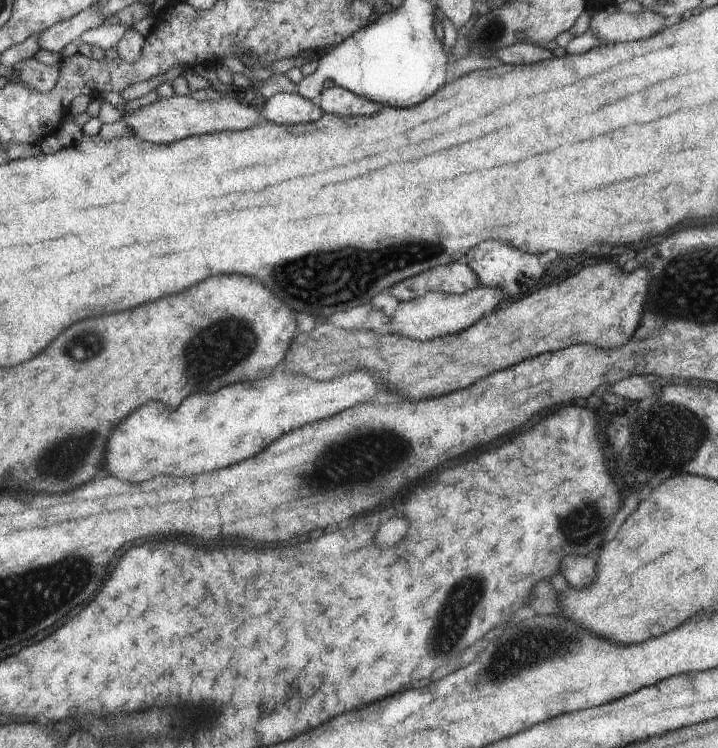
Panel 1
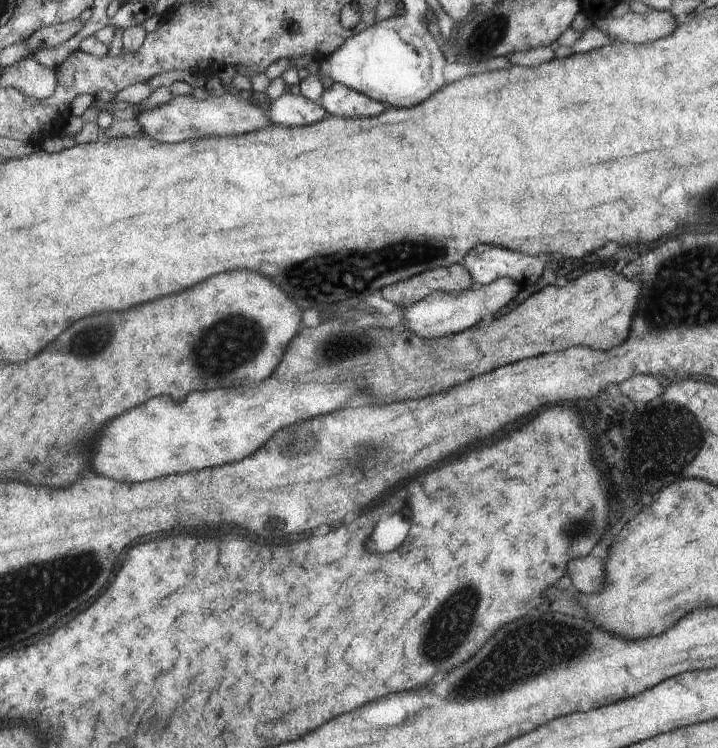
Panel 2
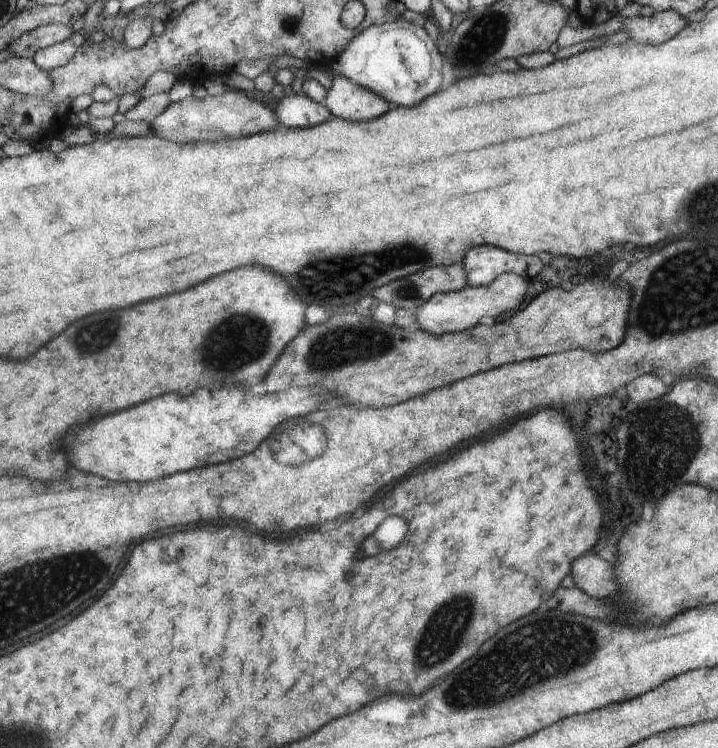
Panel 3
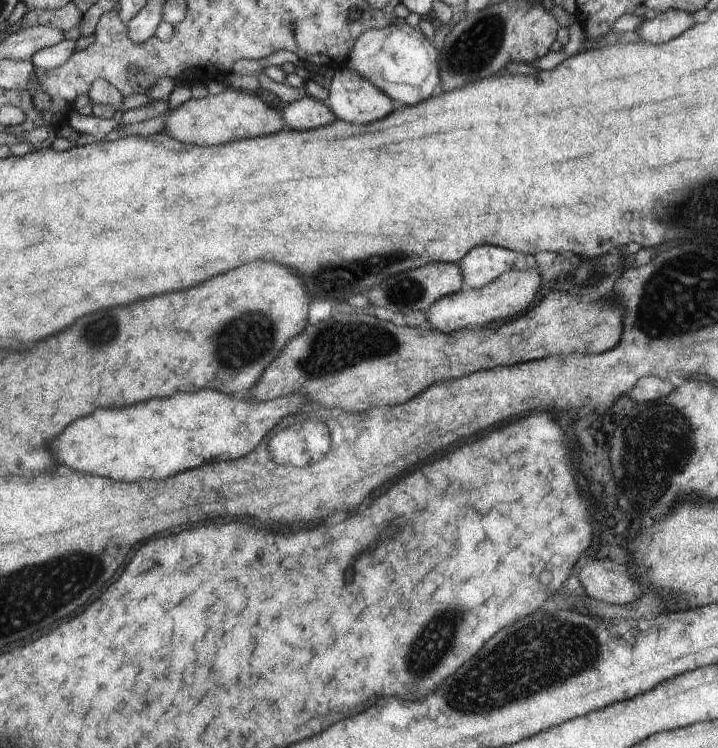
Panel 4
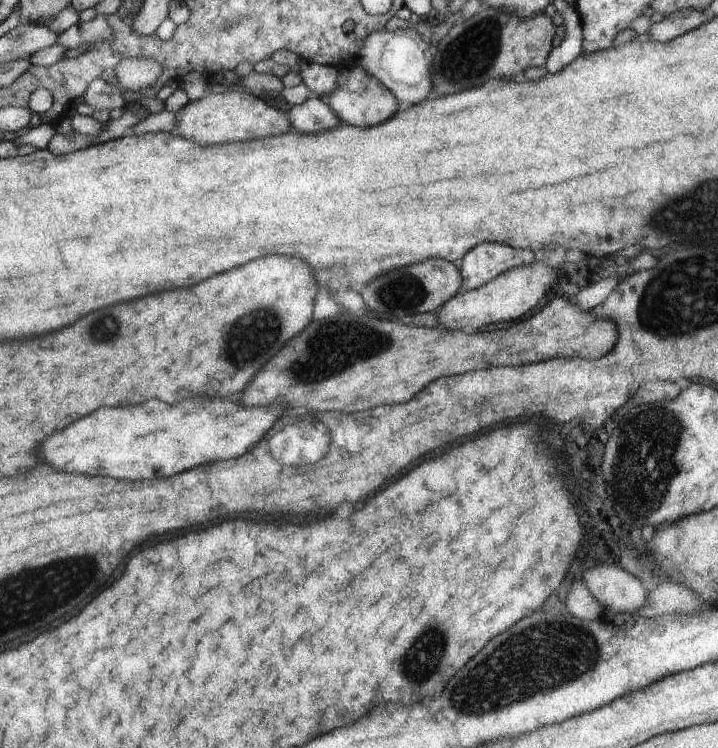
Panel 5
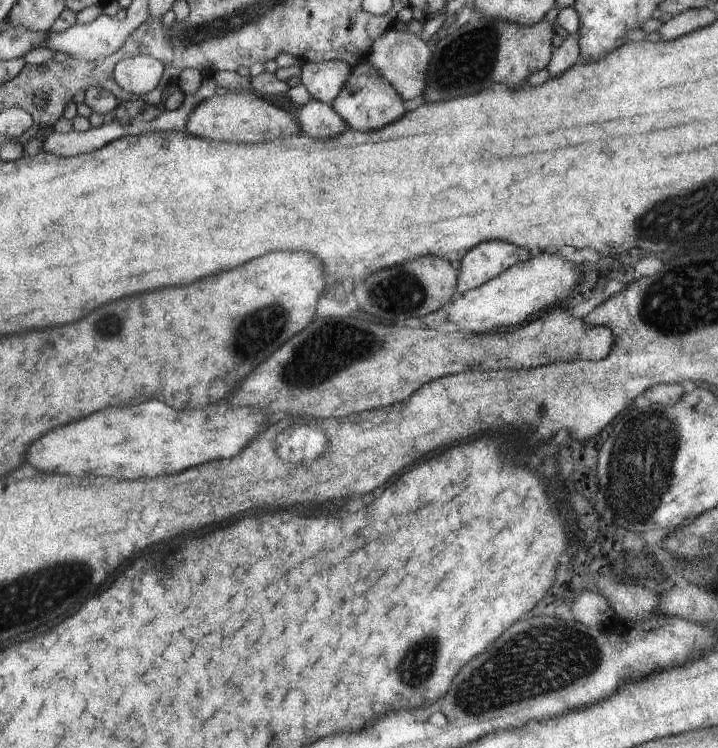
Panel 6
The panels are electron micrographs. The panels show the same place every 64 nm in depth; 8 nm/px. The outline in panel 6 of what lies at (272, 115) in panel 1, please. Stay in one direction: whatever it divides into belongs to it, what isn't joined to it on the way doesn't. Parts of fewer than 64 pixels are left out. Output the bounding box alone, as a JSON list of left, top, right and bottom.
[297,98,345,138]

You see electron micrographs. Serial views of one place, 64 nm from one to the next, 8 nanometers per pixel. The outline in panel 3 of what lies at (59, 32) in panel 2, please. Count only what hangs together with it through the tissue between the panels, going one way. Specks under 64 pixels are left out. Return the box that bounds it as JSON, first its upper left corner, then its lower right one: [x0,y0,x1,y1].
[7,24,75,59]

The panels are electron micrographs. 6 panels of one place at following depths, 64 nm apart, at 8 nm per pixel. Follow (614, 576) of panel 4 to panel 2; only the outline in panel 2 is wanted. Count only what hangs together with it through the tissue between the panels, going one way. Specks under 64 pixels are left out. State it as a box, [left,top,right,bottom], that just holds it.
[567,556,603,592]

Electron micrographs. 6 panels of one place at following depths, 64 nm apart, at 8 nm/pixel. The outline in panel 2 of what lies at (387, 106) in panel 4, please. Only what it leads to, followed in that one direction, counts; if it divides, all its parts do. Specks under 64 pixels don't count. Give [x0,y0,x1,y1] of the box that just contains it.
[318,82,383,116]

